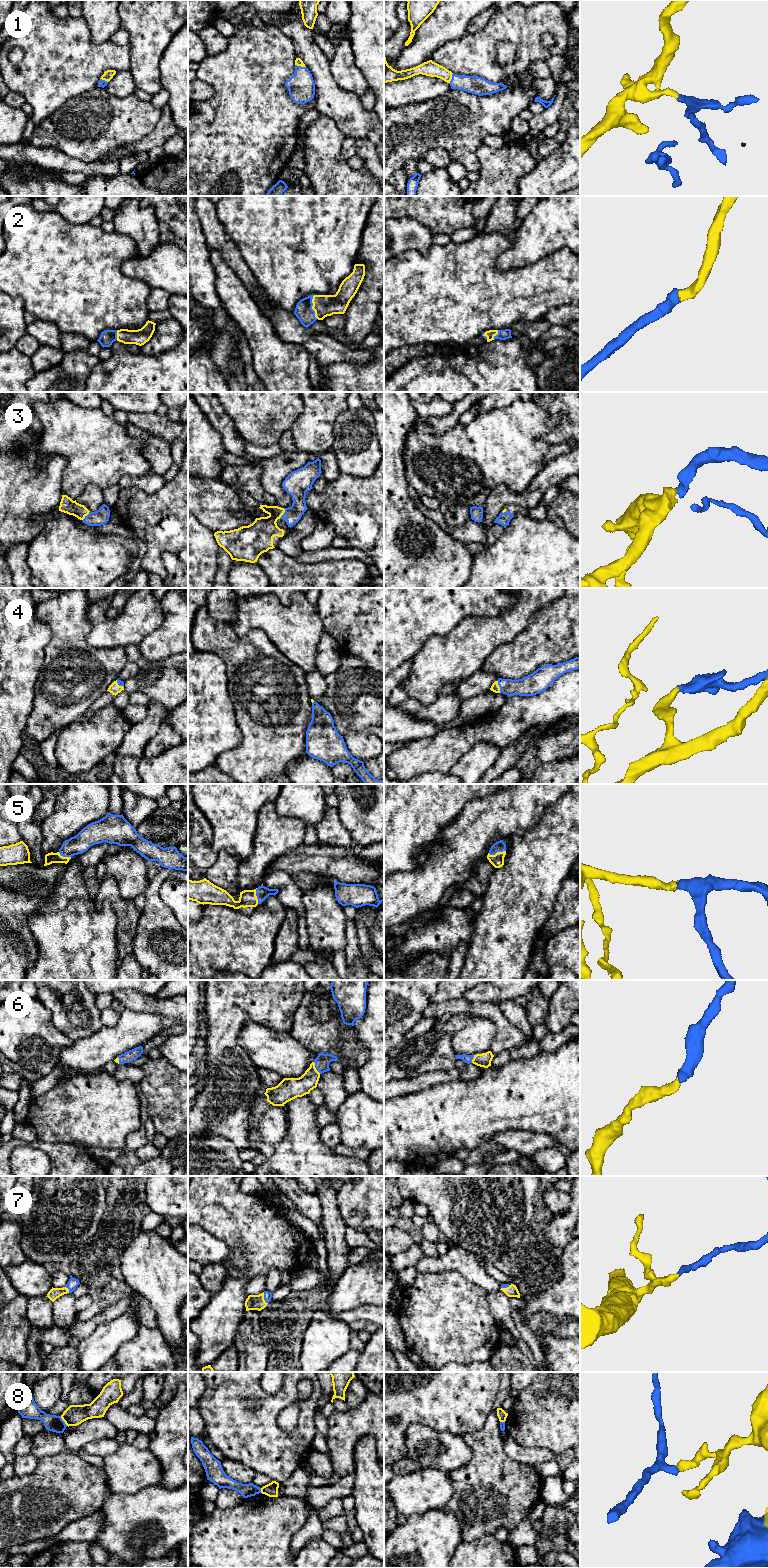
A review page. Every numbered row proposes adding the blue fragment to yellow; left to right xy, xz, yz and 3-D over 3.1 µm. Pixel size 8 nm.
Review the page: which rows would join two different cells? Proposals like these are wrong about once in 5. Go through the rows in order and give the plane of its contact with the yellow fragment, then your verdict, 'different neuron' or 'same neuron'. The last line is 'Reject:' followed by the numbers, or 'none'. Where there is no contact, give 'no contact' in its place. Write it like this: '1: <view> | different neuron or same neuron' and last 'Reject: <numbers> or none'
1: xz | same neuron
2: xz | same neuron
3: xy | same neuron
4: yz | same neuron
5: yz | same neuron
6: xz | same neuron
7: xz | same neuron
8: xy | different neuron
Reject: 8

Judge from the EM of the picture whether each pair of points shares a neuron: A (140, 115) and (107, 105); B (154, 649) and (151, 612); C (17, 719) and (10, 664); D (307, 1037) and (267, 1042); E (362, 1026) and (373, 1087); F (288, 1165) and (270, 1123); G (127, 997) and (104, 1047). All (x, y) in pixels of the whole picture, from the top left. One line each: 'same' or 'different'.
A: same
B: different
C: same
D: different
E: same
F: different
G: different

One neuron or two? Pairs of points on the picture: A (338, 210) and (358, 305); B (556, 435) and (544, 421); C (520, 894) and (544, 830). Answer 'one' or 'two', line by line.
A: two
B: two
C: one

